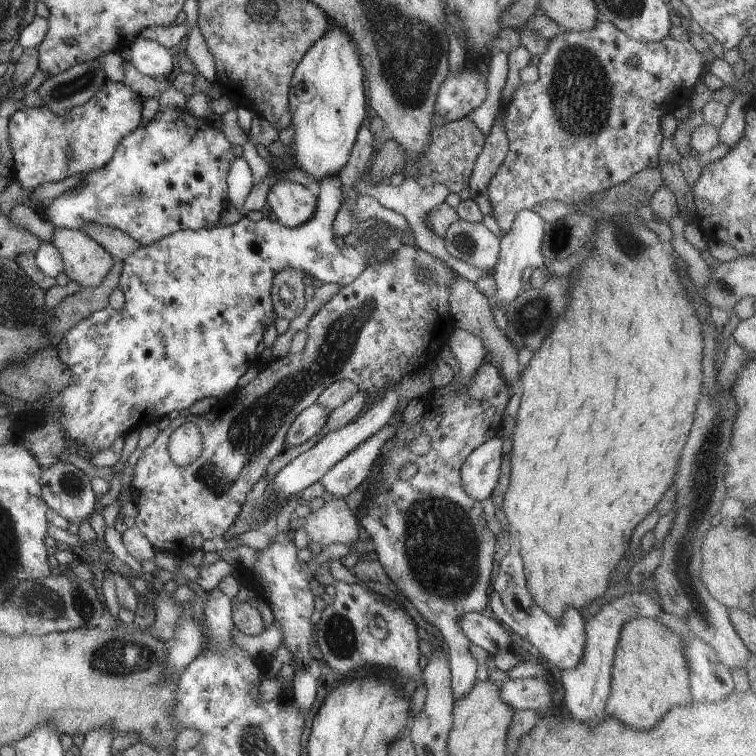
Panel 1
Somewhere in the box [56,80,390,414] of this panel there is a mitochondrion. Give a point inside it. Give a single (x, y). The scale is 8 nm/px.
(134, 198)

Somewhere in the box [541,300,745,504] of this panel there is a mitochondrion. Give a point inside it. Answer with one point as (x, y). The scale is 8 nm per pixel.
(705, 454)

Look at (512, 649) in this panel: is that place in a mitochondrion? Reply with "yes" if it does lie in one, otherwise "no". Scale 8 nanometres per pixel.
no

